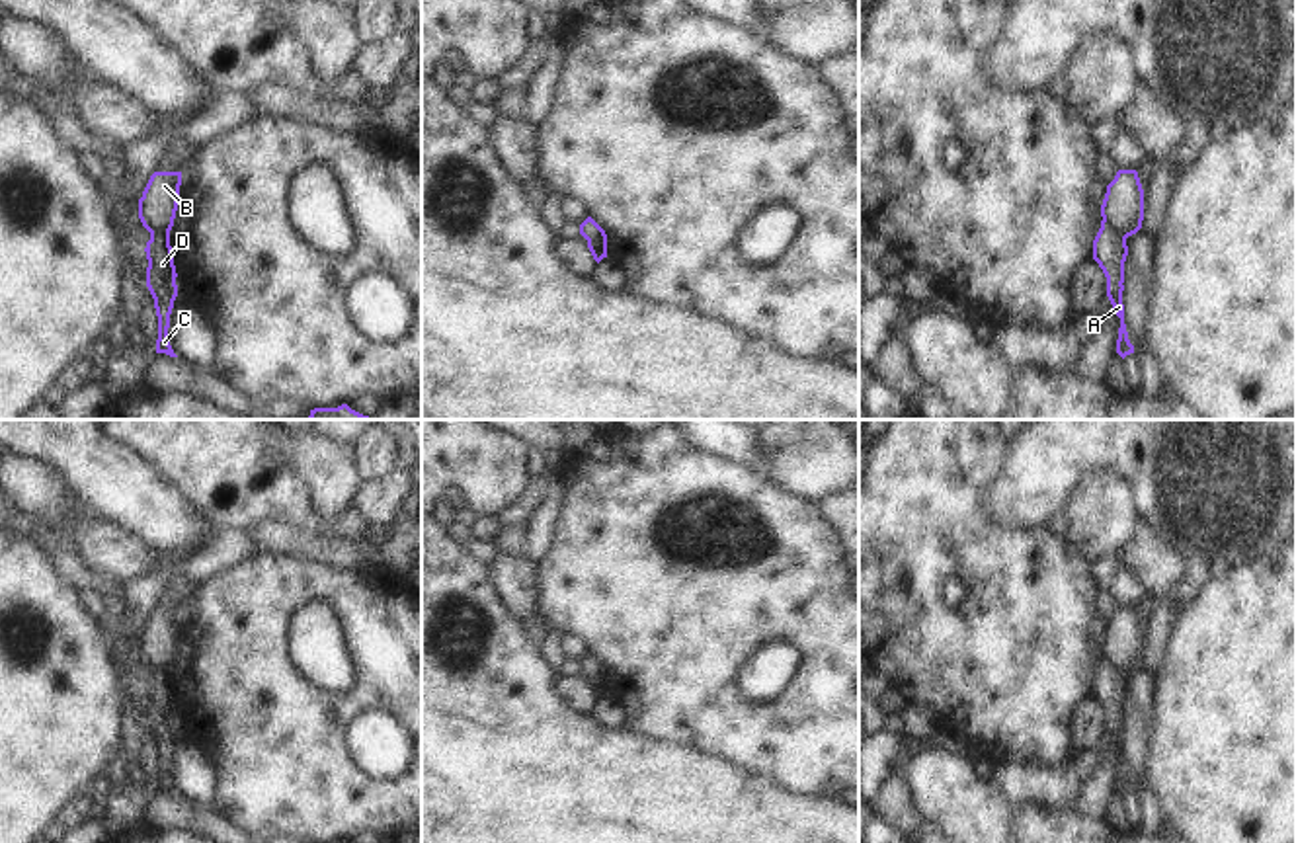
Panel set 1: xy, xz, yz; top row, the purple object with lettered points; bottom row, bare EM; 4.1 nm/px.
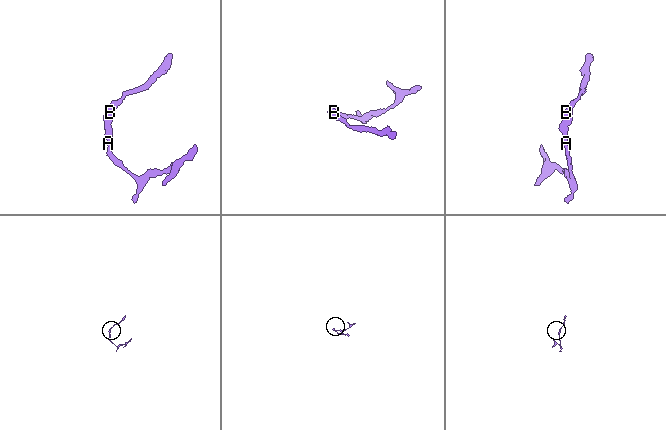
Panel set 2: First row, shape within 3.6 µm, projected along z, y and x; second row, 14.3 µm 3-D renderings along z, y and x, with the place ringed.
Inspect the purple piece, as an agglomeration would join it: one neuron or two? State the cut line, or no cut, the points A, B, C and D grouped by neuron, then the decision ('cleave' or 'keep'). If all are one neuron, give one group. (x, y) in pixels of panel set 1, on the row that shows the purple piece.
yz (1103, 219), (1125, 239) | A C D / B | cleave

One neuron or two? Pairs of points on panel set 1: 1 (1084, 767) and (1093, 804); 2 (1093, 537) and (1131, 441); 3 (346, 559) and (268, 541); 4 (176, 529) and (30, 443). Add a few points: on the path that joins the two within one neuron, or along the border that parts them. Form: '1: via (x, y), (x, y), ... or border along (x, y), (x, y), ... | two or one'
1: border along (1084, 783), (1074, 808) | two
2: border along (1074, 488), (1115, 469), (1138, 514) | two
3: via (326, 549), (287, 541) | one
4: via (139, 500), (112, 481), (75, 443), (67, 443) | one

